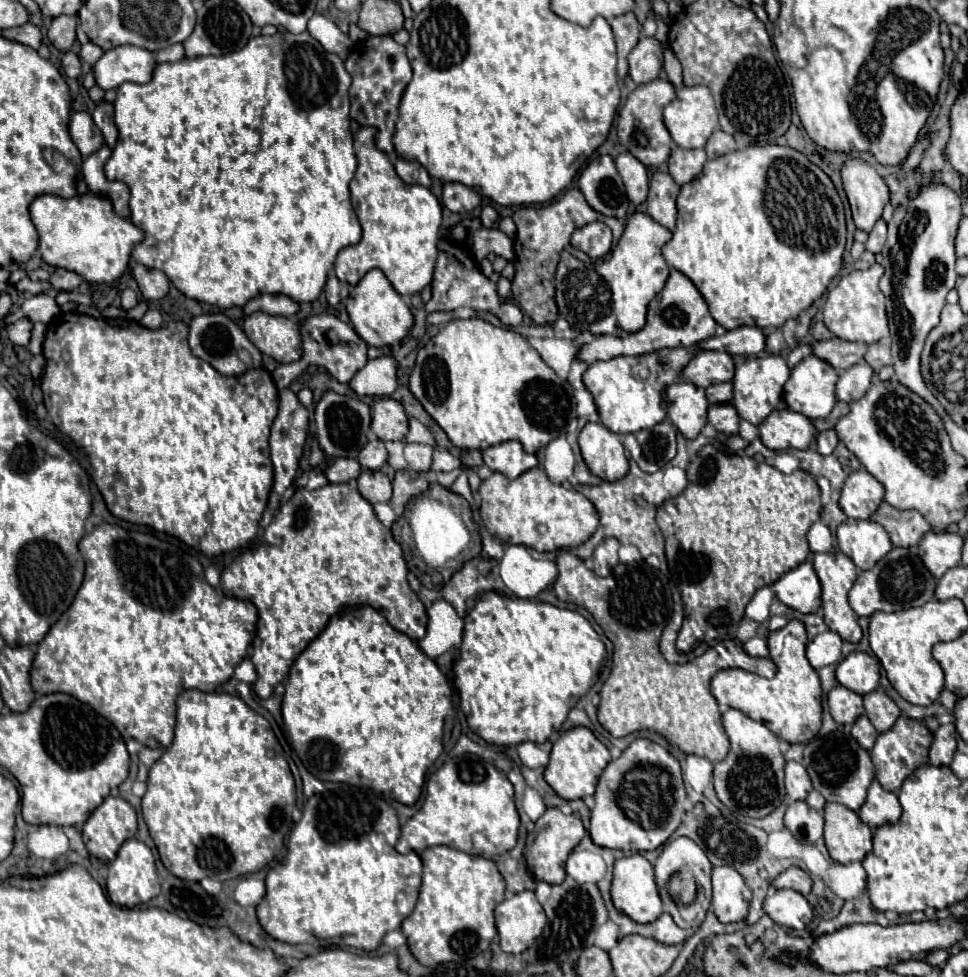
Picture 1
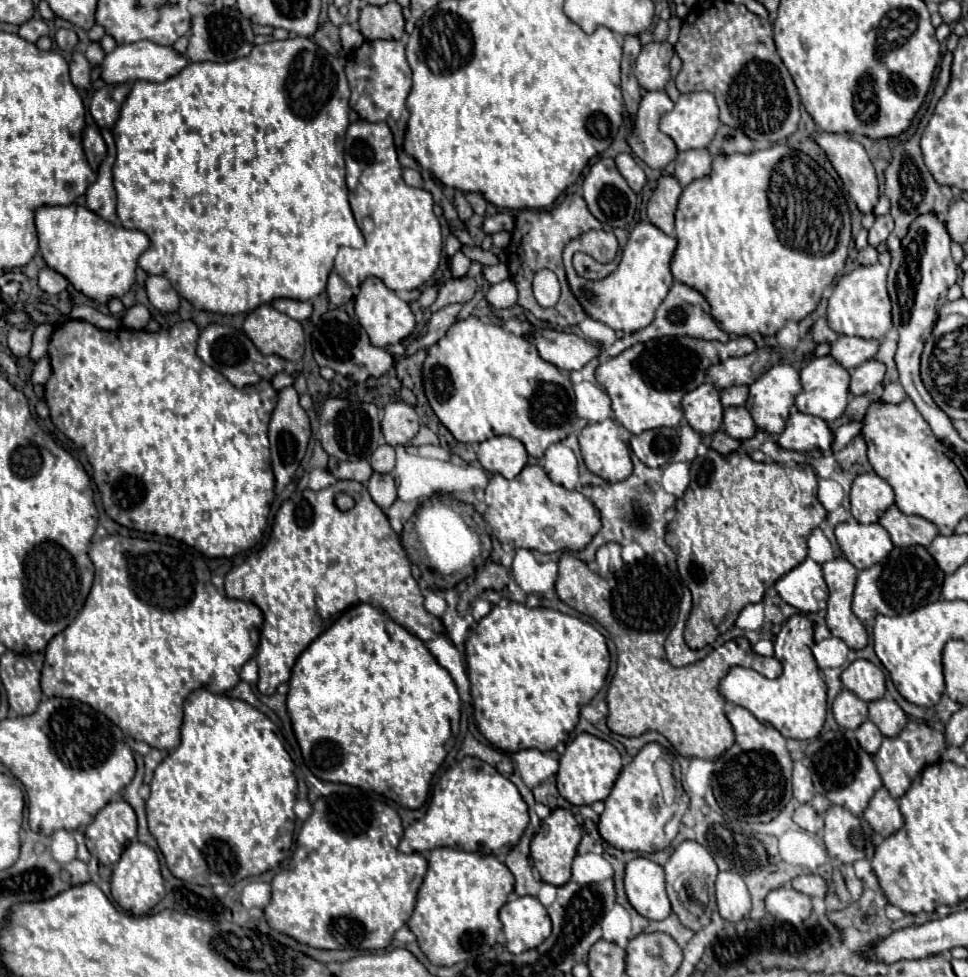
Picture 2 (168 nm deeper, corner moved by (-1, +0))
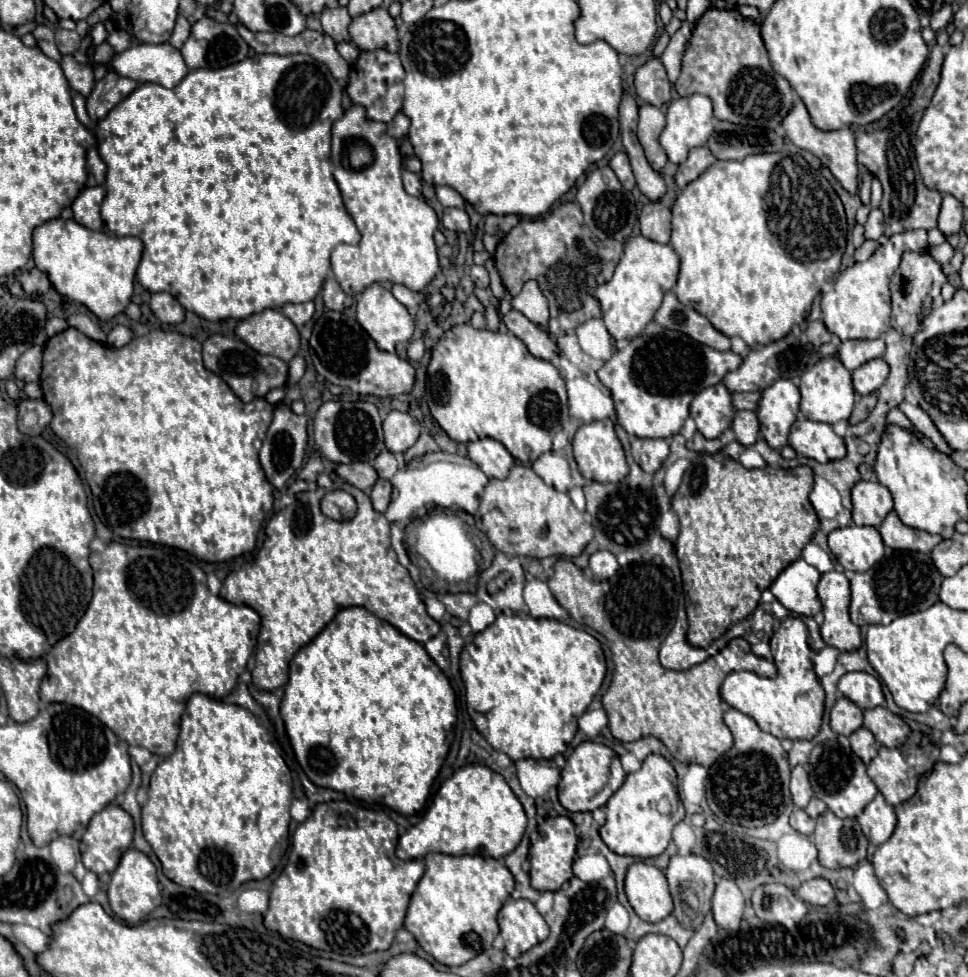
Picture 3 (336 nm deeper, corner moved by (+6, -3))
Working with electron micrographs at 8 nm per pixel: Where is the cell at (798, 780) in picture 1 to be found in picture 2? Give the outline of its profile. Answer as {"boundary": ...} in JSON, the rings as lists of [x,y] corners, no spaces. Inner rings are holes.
{"boundary":[[[795,761],[793,765],[793,795],[799,803],[809,803],[815,795],[811,773],[801,761]]]}

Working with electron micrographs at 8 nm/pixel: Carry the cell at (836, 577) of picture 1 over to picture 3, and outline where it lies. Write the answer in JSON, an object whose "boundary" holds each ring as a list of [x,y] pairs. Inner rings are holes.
{"boundary":[[[826,572],[818,582],[818,596],[822,602],[824,624],[820,626],[822,638],[828,646],[842,652],[854,652],[860,648],[860,628],[850,622],[850,582],[844,572]]]}

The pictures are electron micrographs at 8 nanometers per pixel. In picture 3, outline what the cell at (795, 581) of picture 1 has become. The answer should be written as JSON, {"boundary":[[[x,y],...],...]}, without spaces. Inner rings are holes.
{"boundary":[[[798,558],[786,570],[782,570],[782,574],[770,586],[770,592],[790,612],[800,616],[814,616],[822,608],[816,594],[818,580],[820,572]]]}

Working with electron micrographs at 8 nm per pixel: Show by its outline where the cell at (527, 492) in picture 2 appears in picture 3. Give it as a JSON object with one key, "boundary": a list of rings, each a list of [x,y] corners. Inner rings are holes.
{"boundary":[[[514,464],[508,478],[492,478],[480,498],[476,512],[476,526],[488,536],[498,552],[510,556],[578,556],[592,540],[592,524],[586,522],[584,514],[572,504],[570,496],[548,488],[540,476],[526,464]]]}

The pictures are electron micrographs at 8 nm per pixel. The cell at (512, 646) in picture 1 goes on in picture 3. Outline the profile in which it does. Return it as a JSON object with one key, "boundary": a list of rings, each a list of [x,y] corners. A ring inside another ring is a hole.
{"boundary":[[[500,612],[486,630],[478,632],[472,642],[464,646],[460,672],[466,686],[466,702],[476,710],[470,713],[473,725],[494,750],[504,752],[514,762],[522,758],[550,760],[554,754],[568,750],[578,728],[578,716],[588,708],[602,686],[606,660],[600,642],[584,630],[560,620]]]}

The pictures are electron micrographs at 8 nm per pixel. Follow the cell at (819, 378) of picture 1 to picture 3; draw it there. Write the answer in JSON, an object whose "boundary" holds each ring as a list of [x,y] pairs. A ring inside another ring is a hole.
{"boundary":[[[820,358],[816,364],[808,366],[800,378],[800,412],[808,420],[834,424],[838,420],[848,420],[854,406],[854,388],[850,372],[840,364],[838,358]]]}

